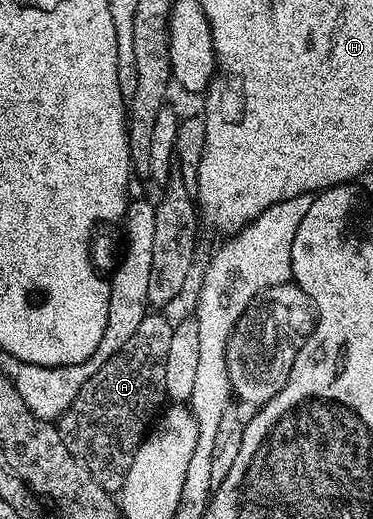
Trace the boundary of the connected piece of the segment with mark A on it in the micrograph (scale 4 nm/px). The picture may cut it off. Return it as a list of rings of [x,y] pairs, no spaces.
[[[150,312],[144,320],[140,320],[140,328],[136,328],[132,340],[128,340],[124,348],[117,350],[89,378],[84,388],[80,388],[76,400],[72,400],[72,404],[56,422],[60,436],[64,440],[64,448],[68,448],[68,452],[72,452],[72,456],[89,472],[92,480],[100,484],[100,488],[104,488],[112,496],[121,491],[124,476],[128,476],[128,468],[132,464],[132,456],[138,451],[139,444],[148,433],[148,427],[155,421],[160,407],[168,398],[166,361],[168,360],[168,344],[172,344],[174,326],[162,314],[165,313]]]

